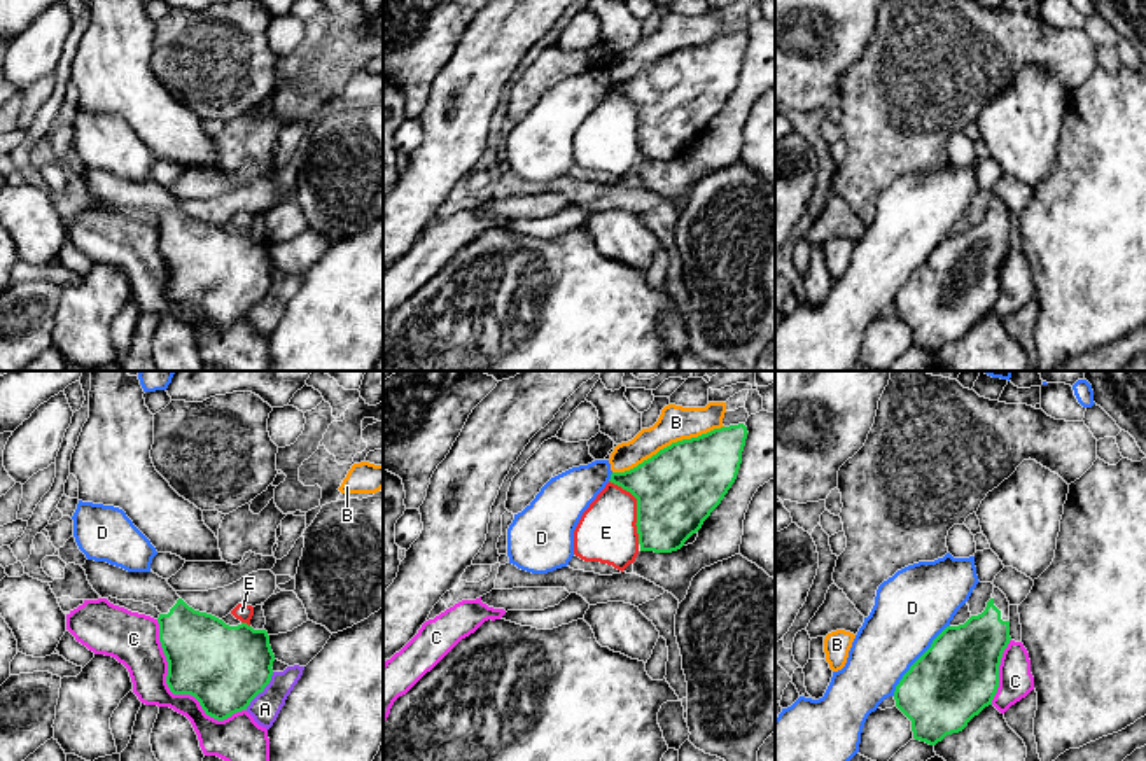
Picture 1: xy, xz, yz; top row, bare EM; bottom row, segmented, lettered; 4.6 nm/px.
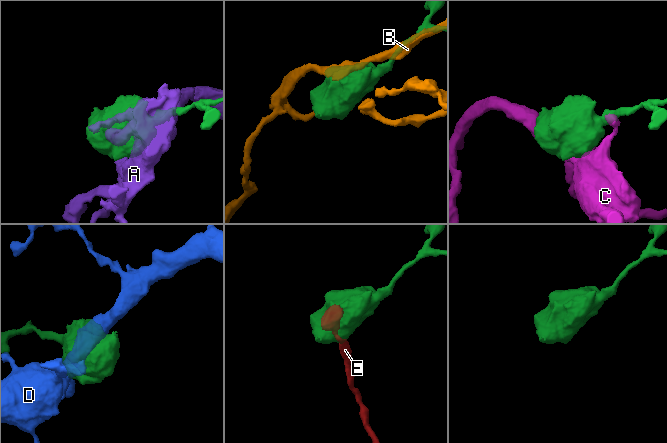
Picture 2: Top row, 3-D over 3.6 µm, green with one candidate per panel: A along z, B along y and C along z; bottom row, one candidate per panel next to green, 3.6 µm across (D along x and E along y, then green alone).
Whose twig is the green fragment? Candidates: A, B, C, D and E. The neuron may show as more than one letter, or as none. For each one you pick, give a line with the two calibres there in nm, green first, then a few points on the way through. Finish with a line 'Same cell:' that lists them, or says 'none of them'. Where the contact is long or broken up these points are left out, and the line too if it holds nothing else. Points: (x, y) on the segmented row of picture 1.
Same cell: none of them

